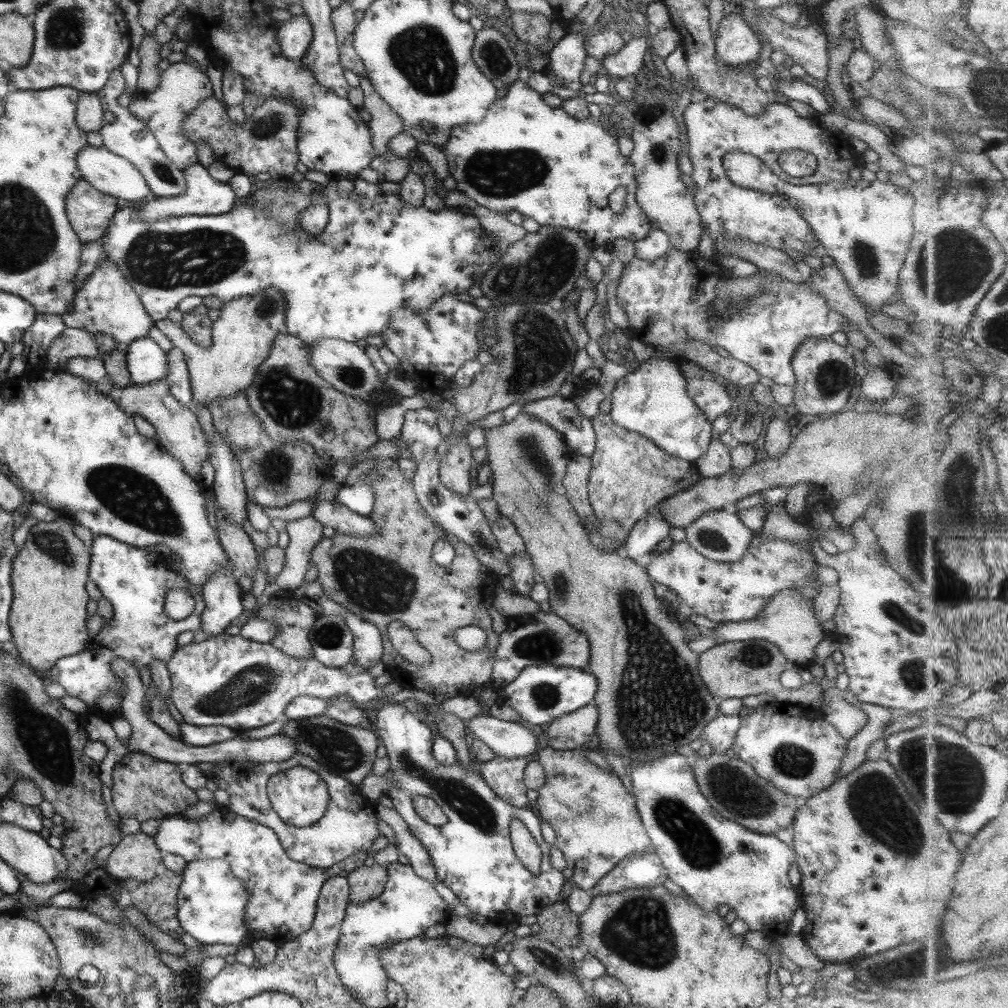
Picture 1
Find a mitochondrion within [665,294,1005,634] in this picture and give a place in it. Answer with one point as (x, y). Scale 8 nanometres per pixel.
(930, 565)

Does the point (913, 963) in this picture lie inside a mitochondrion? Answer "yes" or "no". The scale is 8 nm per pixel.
yes

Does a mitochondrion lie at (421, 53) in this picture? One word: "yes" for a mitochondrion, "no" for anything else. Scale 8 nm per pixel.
yes

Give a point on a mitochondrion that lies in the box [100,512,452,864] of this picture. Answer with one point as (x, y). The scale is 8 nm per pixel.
(377, 585)

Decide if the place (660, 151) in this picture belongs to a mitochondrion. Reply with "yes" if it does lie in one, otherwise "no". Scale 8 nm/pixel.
yes

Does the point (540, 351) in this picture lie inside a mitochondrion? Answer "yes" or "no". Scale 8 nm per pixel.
yes

